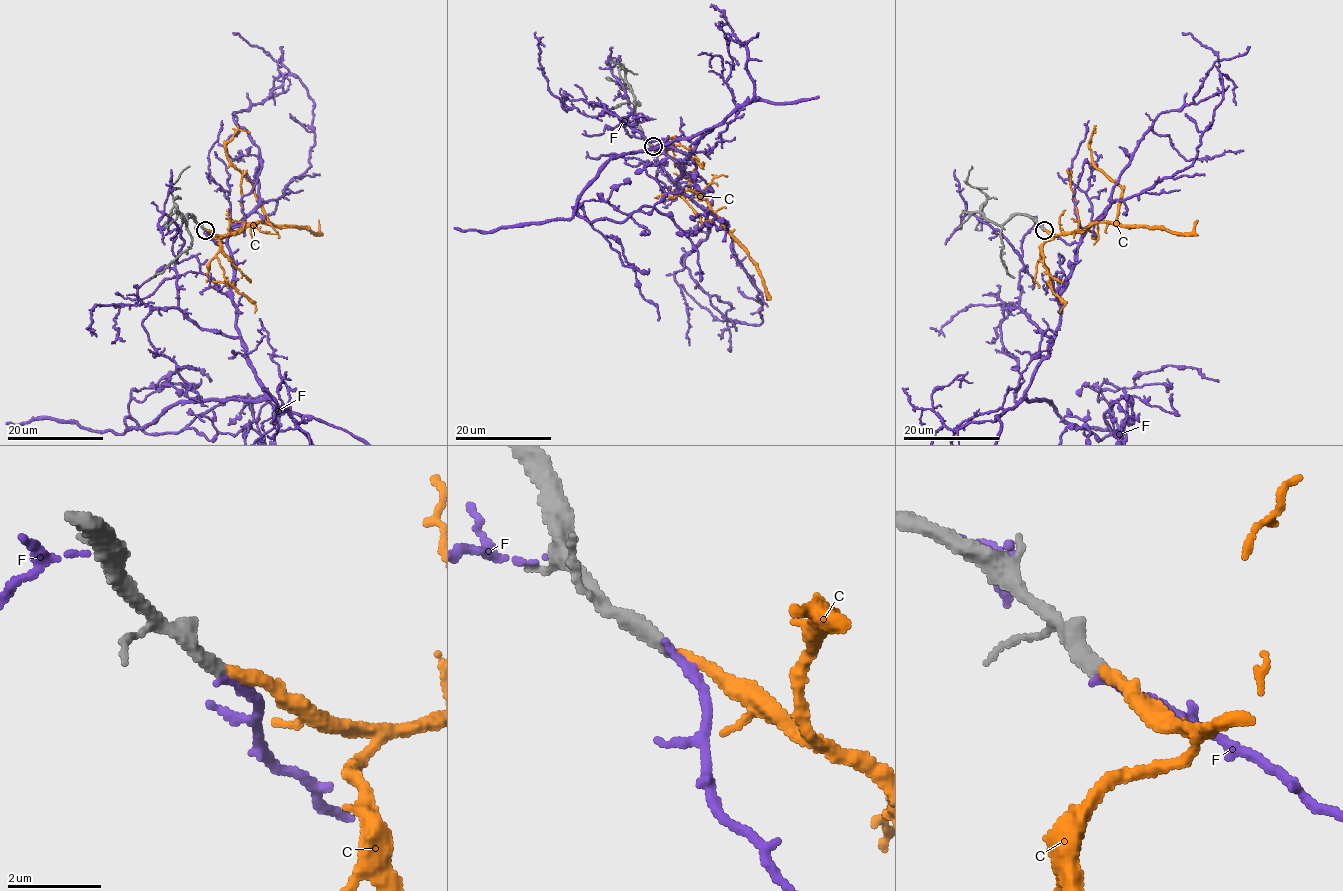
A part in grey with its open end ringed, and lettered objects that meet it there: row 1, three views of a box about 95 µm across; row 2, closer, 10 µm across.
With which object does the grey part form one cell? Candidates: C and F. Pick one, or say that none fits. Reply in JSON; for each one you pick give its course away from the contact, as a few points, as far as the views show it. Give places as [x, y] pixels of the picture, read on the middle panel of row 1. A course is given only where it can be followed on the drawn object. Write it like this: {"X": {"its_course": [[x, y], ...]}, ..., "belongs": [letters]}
{"C": {"its_course": [[653, 147], [681, 167], [689, 178], [689, 187], [716, 217], [703, 224], [696, 212], [674, 191], [698, 196]]}, "belongs": ["C"]}

